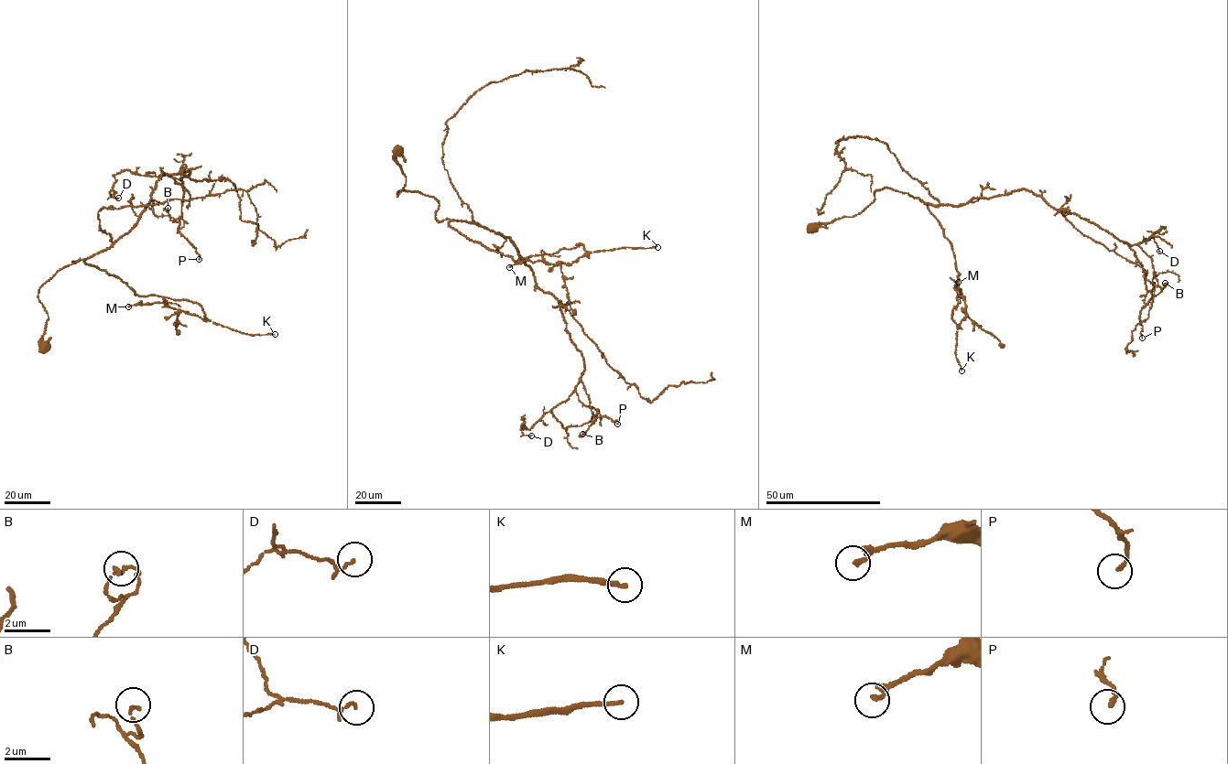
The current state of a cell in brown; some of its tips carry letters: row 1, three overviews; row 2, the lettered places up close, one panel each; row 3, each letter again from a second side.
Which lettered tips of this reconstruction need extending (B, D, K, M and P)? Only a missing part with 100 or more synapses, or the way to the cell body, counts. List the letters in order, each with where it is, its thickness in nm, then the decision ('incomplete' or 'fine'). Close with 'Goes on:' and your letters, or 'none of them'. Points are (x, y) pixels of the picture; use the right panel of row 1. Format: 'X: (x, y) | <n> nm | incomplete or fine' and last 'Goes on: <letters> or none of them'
B: (1165, 283) | 120 nm | fine
D: (1159, 251) | 90 nm | fine
K: (961, 371) | 190 nm | incomplete
M: (958, 282) | 200 nm | fine
P: (1142, 338) | 150 nm | fine
Goes on: K

